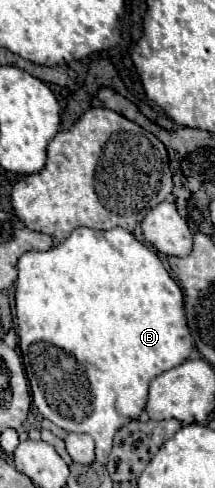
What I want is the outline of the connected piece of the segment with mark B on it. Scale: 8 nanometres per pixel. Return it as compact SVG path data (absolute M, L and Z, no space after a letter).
M77 228L65 242L47 252L33 250L23 254L17 268L19 348L33 404L43 418L59 428L91 434L97 444L97 462L107 464L115 432L141 416L147 404L149 382L185 362L193 352L193 336L183 312L183 290L169 276L159 256L125 228L105 232Z

